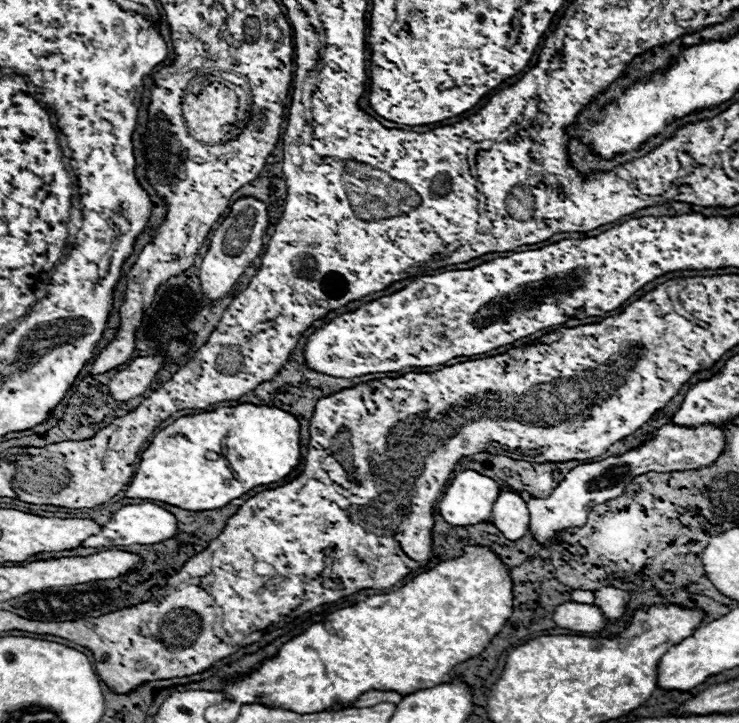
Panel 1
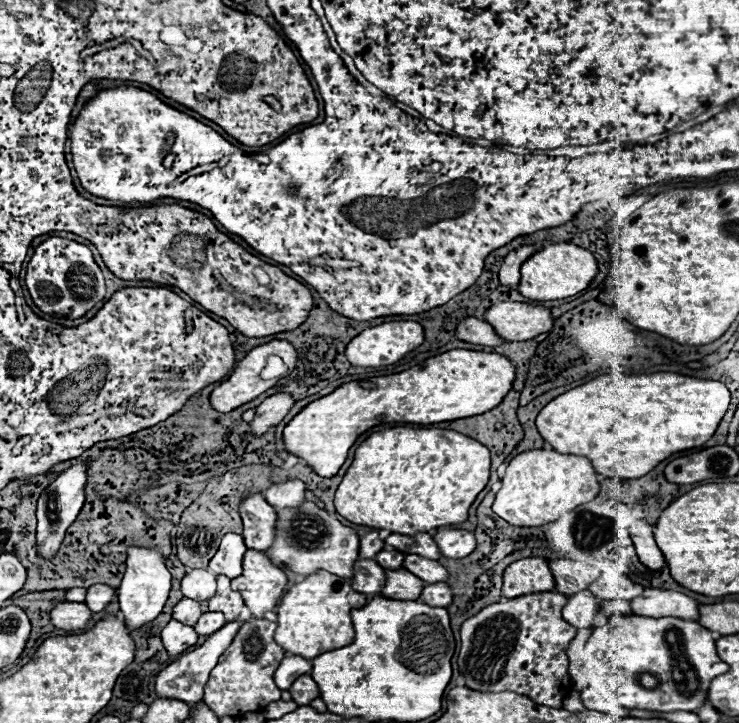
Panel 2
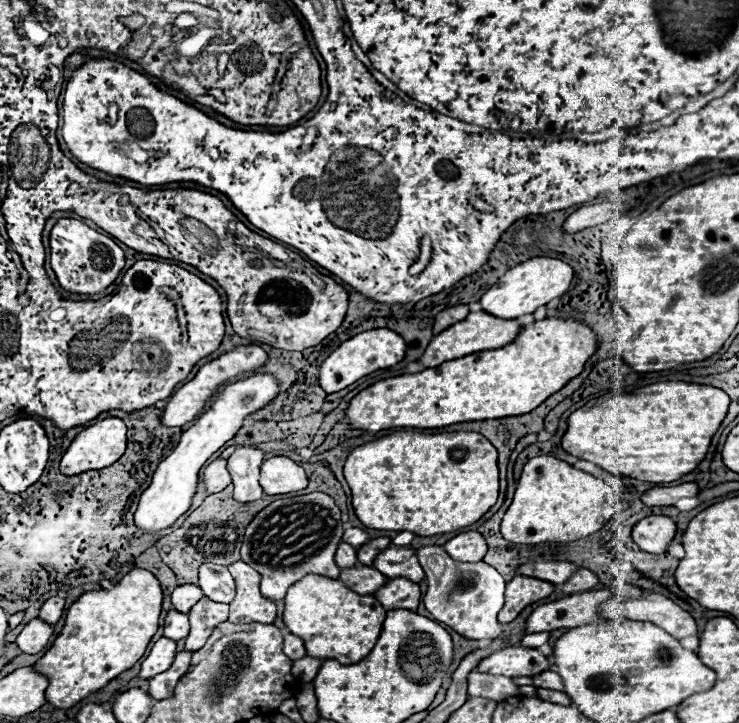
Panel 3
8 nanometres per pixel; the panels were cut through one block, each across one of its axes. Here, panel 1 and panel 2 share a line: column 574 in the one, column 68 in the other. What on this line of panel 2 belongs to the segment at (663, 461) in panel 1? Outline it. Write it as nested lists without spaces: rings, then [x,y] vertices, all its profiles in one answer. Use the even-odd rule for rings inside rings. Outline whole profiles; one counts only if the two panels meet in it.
[[[78,462],[70,468],[66,468],[64,472],[58,474],[58,478],[44,488],[44,492],[40,494],[38,498],[38,508],[36,508],[36,518],[38,518],[38,532],[36,532],[36,538],[38,538],[38,552],[42,558],[52,558],[60,544],[62,544],[62,538],[66,534],[66,528],[76,520],[76,516],[80,514],[80,508],[84,504],[84,490],[86,490],[86,484],[88,484],[88,464],[86,462]]]

